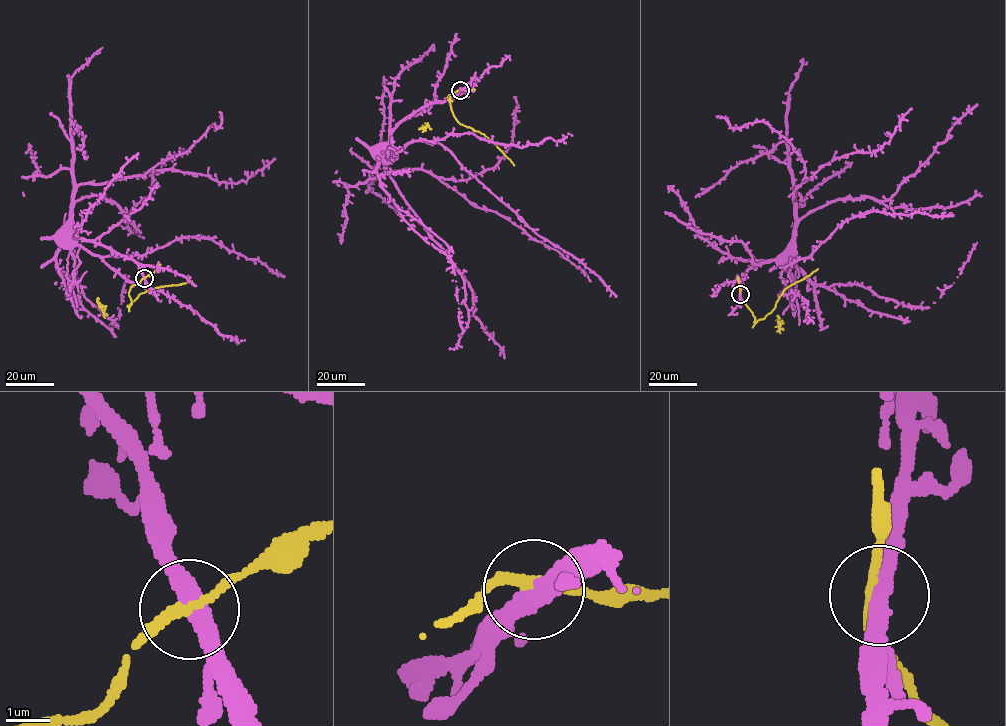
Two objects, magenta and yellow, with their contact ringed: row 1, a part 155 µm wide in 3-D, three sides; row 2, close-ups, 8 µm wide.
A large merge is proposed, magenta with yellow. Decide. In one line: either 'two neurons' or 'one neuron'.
two neurons

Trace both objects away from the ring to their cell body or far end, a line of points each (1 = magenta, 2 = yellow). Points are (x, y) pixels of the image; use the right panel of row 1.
1: (740, 294), (744, 273), (752, 267), (784, 254), (787, 260)
2: (740, 294), (755, 322), (770, 313), (786, 288), (818, 269)

